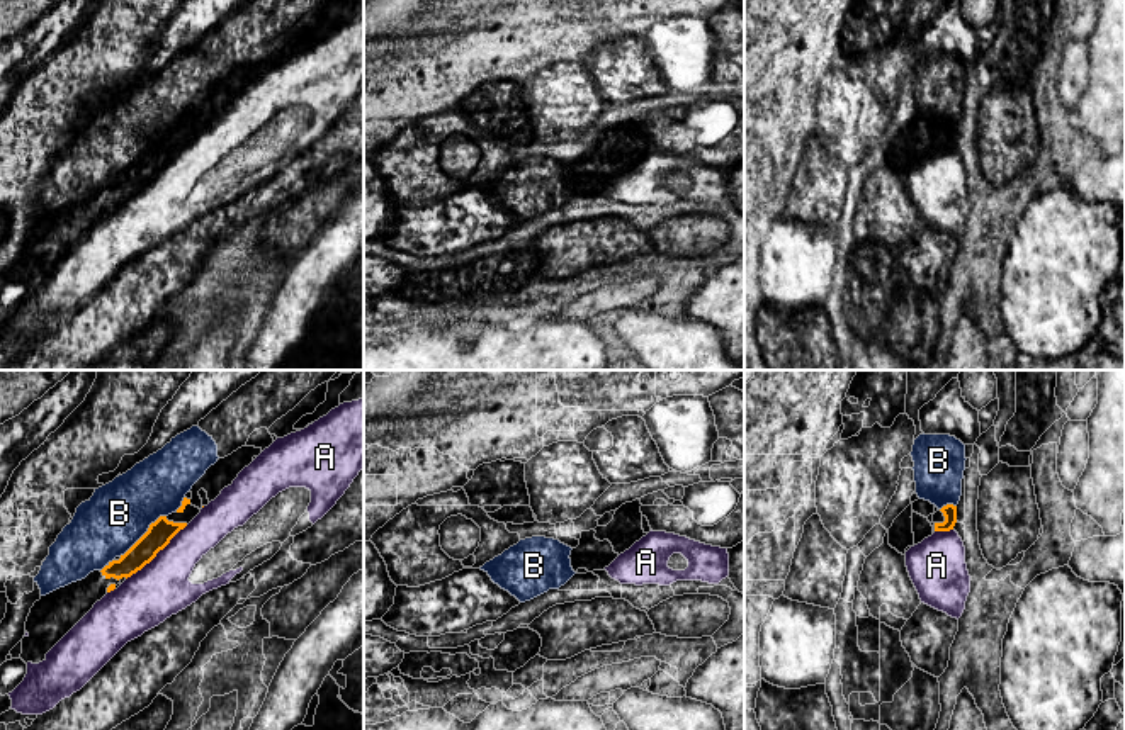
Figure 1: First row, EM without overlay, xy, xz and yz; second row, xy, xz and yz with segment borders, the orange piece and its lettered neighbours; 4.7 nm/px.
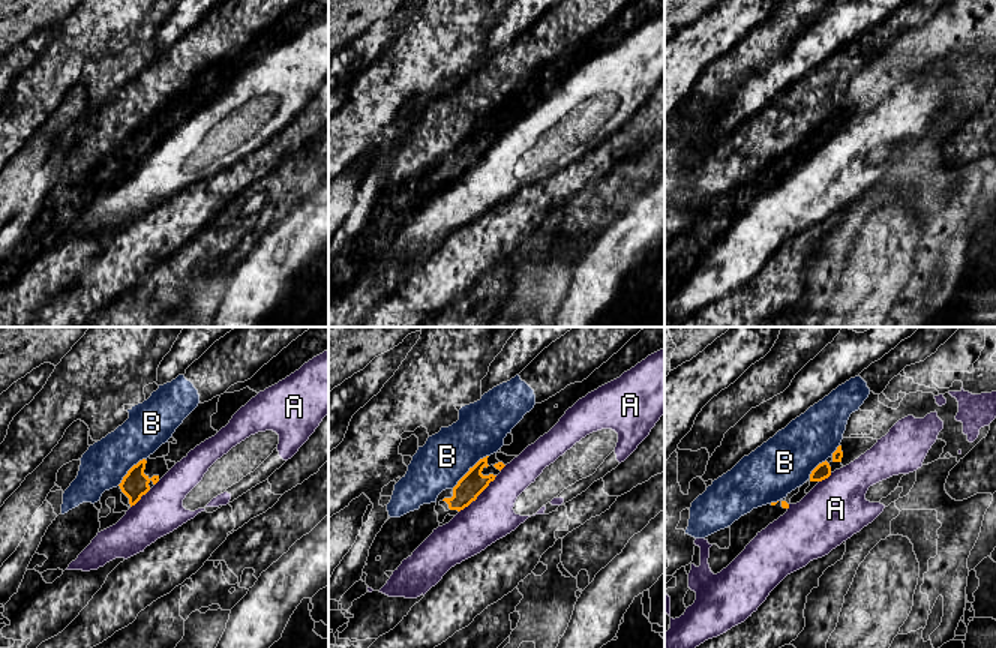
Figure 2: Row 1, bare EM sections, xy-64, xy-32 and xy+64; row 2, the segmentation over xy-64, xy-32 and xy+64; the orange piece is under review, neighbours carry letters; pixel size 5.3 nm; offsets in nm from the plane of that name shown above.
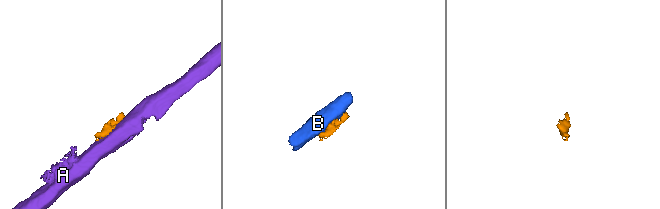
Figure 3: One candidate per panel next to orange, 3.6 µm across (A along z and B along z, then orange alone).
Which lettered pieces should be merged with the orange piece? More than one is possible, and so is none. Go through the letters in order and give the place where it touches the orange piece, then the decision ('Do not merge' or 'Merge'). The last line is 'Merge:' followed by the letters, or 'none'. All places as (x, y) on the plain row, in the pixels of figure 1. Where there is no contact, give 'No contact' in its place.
A: Touches orange at xy (157, 172). Do not merge
B: Touches orange at xy (145, 153). Do not merge
Merge: none

